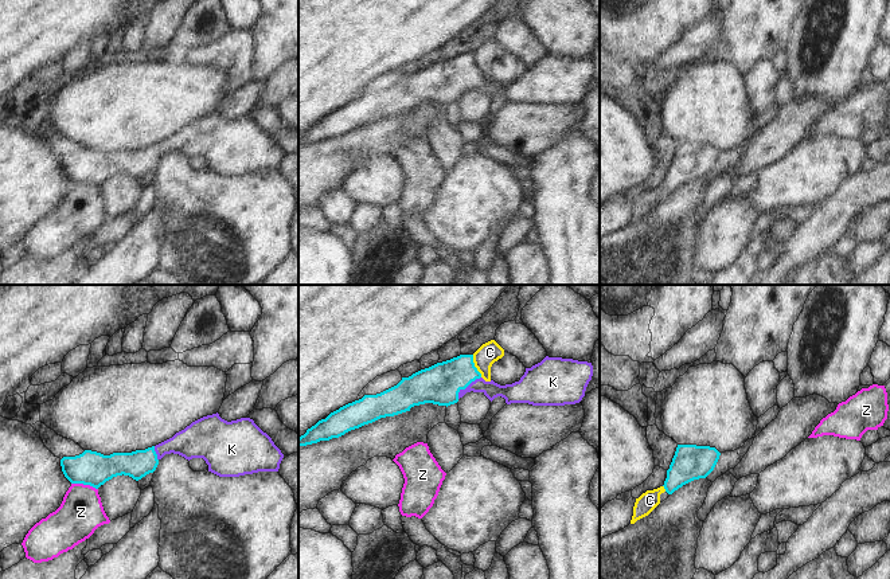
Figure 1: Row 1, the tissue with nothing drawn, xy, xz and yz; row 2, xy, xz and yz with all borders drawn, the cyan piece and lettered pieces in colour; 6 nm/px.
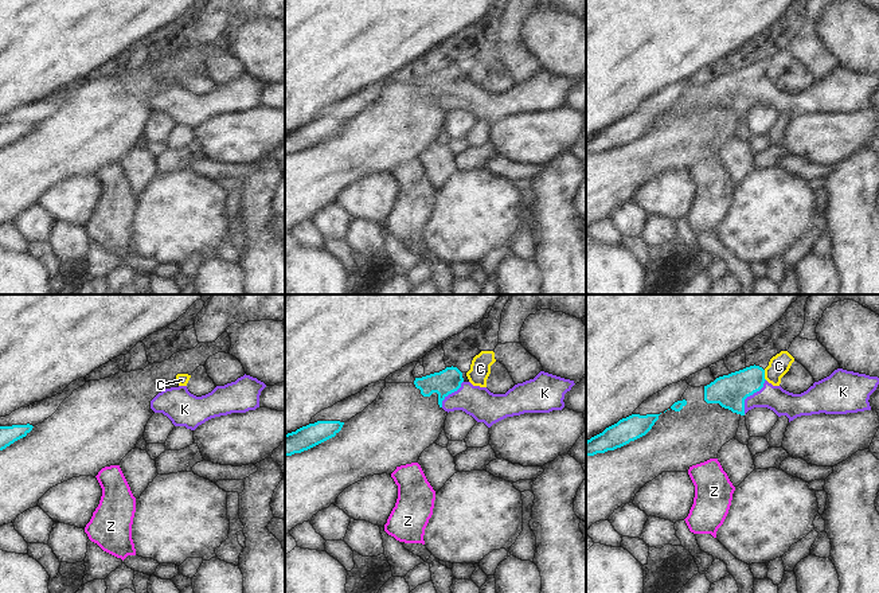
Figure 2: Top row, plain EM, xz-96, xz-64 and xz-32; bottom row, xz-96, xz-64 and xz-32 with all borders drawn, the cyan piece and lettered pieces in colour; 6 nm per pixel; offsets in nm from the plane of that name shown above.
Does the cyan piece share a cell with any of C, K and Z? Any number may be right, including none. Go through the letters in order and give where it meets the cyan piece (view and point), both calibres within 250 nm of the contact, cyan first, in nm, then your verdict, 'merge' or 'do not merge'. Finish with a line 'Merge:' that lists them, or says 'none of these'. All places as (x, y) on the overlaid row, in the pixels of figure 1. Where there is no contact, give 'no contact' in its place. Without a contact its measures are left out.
C: xz (473, 366) | 240/130 nm | do not merge
K: xz (467, 386) | 240/100 nm | merge
Z: xy (85, 484) | 200/260 nm | do not merge
Merge: K

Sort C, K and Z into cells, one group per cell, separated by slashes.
C / K / Z

